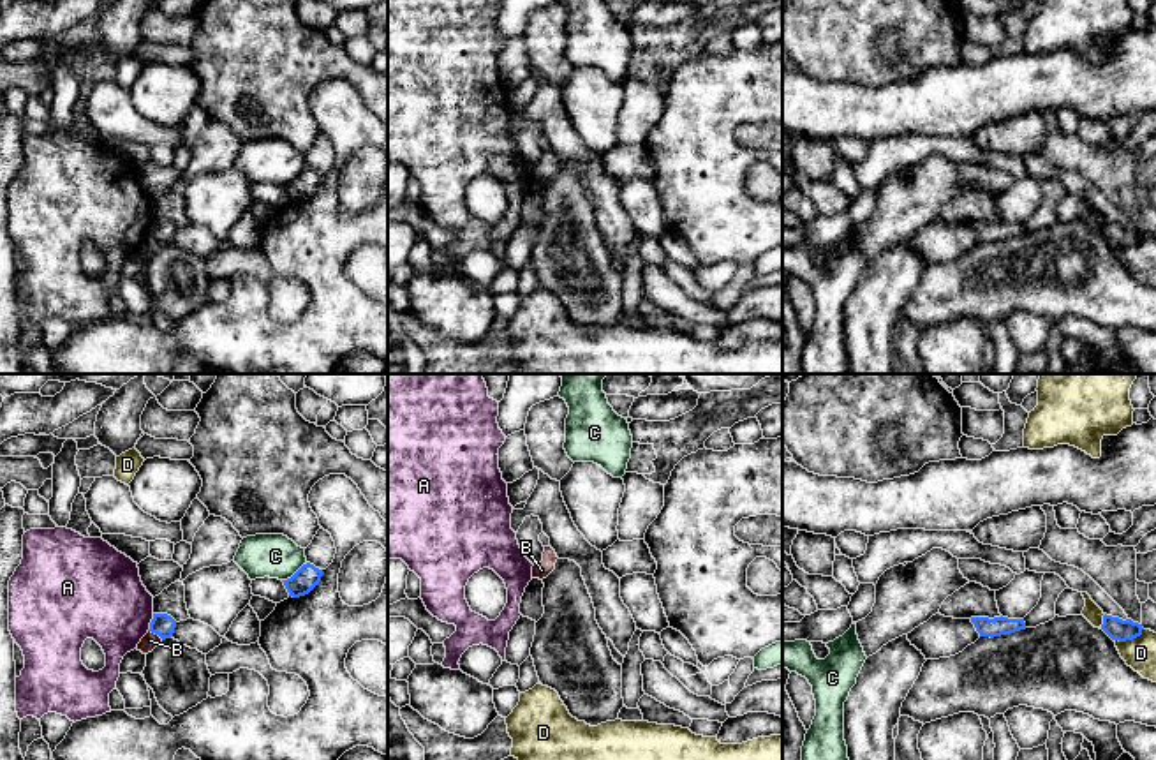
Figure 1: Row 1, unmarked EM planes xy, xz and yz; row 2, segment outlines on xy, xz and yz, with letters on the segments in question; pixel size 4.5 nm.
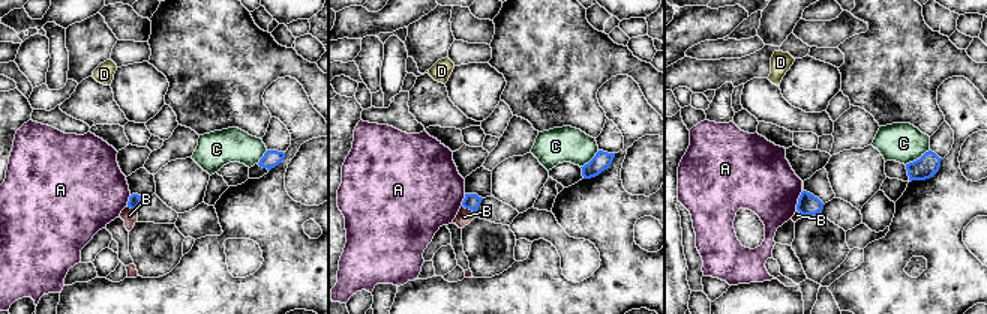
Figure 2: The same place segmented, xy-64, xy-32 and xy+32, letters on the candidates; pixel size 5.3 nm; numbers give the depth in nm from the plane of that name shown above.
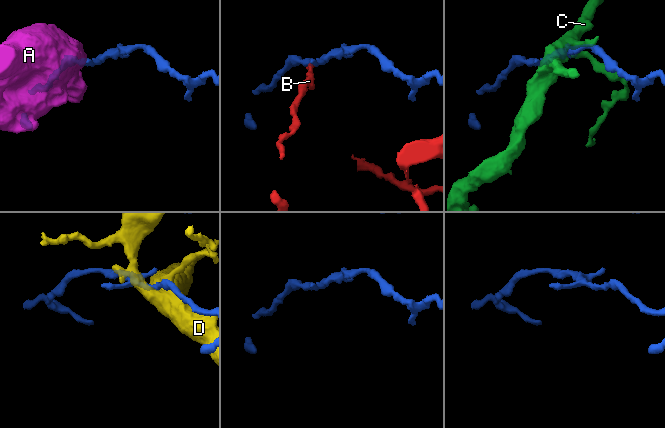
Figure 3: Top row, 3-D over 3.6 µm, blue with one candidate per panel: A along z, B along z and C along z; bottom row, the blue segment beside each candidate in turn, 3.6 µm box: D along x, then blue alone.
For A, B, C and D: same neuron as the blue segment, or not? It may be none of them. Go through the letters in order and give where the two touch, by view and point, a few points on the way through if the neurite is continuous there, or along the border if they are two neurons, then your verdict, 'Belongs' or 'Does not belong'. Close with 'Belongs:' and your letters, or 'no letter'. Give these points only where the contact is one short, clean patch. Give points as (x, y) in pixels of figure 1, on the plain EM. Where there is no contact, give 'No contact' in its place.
A: Touches blue at xy (150, 228). Boundary: xy (154, 219), (147, 235). Does not belong
B: Touches blue at xy (155, 238). Boundary: xy (148, 235), (163, 244). Does not belong
C: Touches blue at xy (296, 177). Does not belong
D: Touches blue at yz (1130, 244). Boundary: yz (1142, 233), (1132, 244), (1114, 245). Does not belong
Belongs: no letter

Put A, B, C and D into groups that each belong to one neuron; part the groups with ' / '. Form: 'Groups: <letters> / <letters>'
Groups: A / B / C / D

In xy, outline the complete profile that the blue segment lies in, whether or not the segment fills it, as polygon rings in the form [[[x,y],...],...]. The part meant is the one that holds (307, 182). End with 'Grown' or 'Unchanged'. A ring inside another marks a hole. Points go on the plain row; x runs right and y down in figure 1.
[[[303,169],[291,183],[282,185],[289,201],[300,203],[308,199],[322,182],[322,175],[315,173],[314,169]]]. Unchanged

